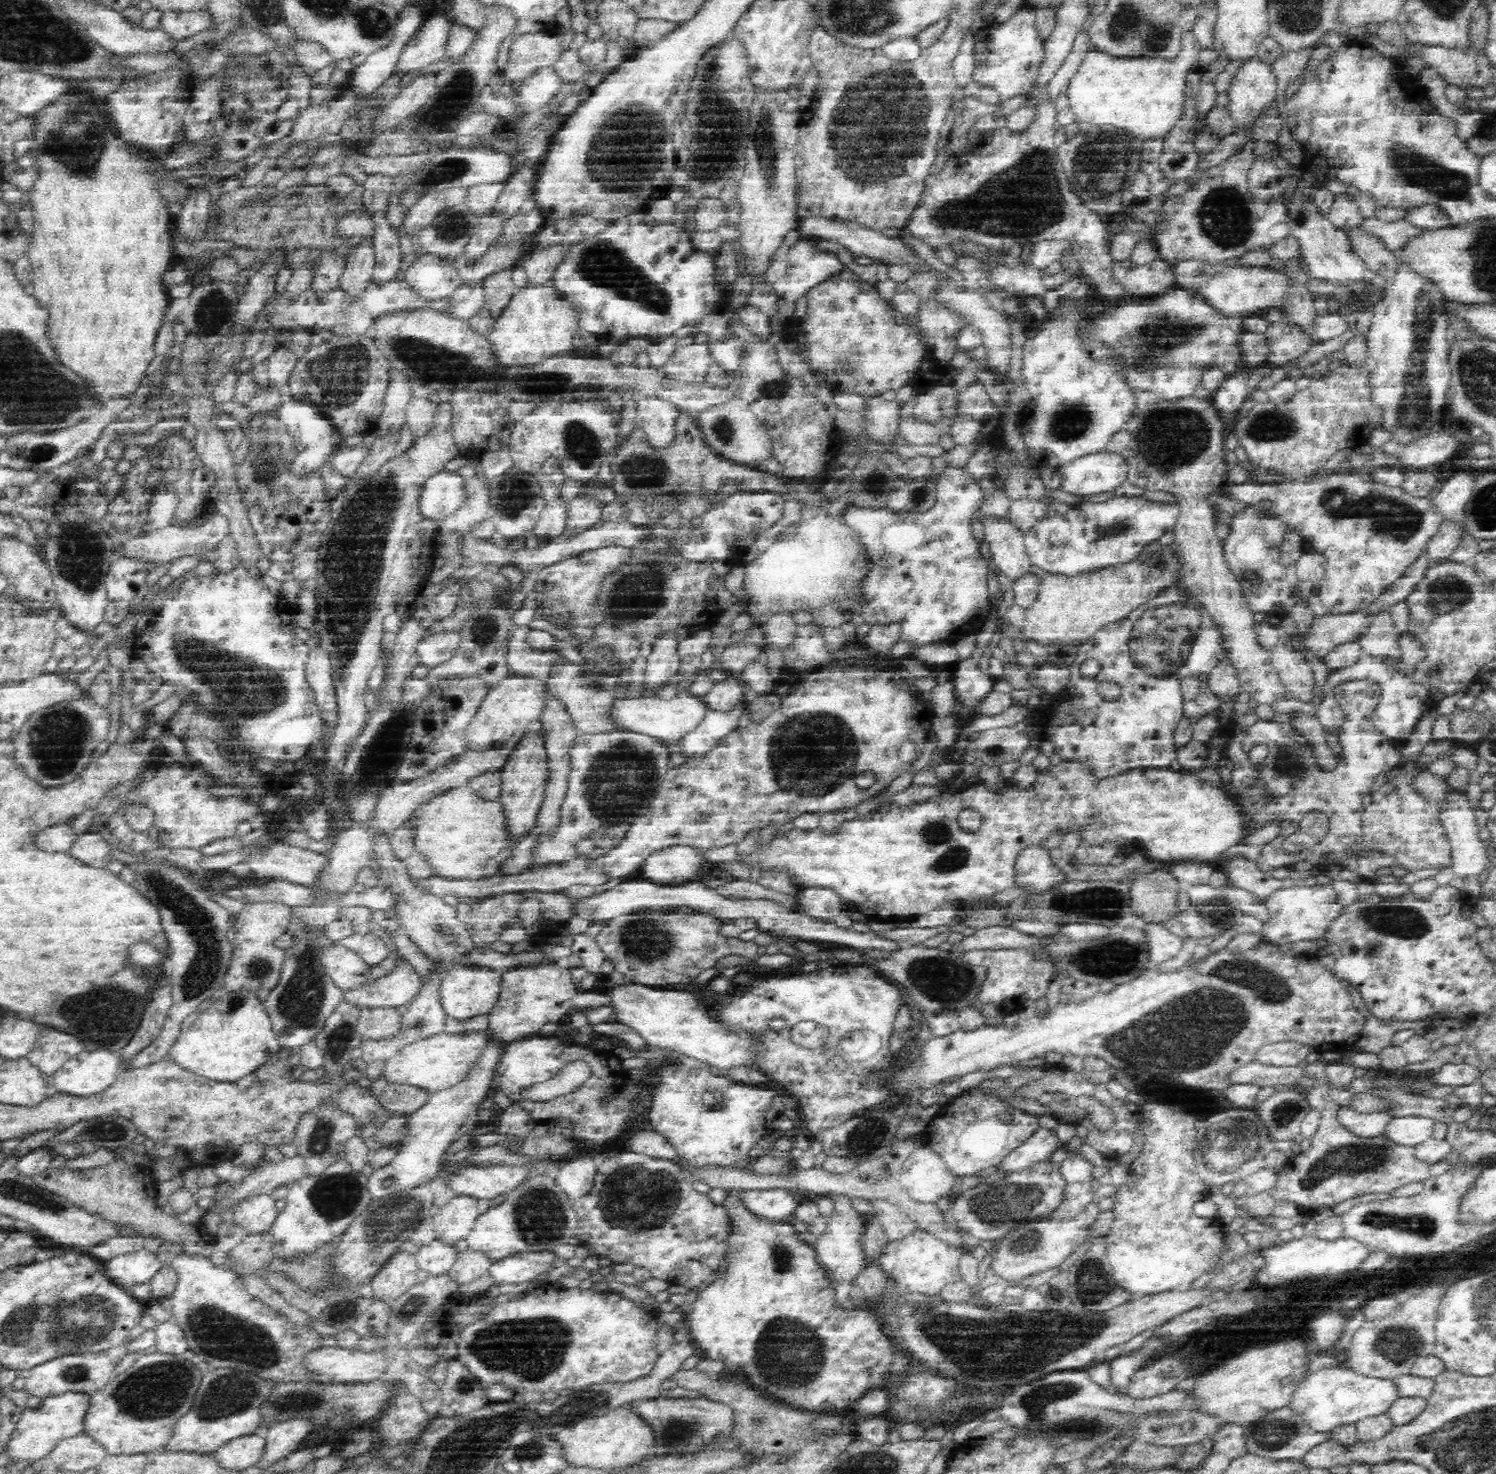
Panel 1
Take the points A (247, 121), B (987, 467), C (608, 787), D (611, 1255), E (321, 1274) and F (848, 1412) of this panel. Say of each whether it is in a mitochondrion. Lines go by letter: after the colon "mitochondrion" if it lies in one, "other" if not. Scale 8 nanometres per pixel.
A: mitochondrion
B: other
C: mitochondrion
D: other
E: mitochondrion
F: other

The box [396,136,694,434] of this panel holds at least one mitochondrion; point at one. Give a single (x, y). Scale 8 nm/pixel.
(605, 265)

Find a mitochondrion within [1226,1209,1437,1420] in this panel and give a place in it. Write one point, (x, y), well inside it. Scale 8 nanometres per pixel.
(1396, 1344)

